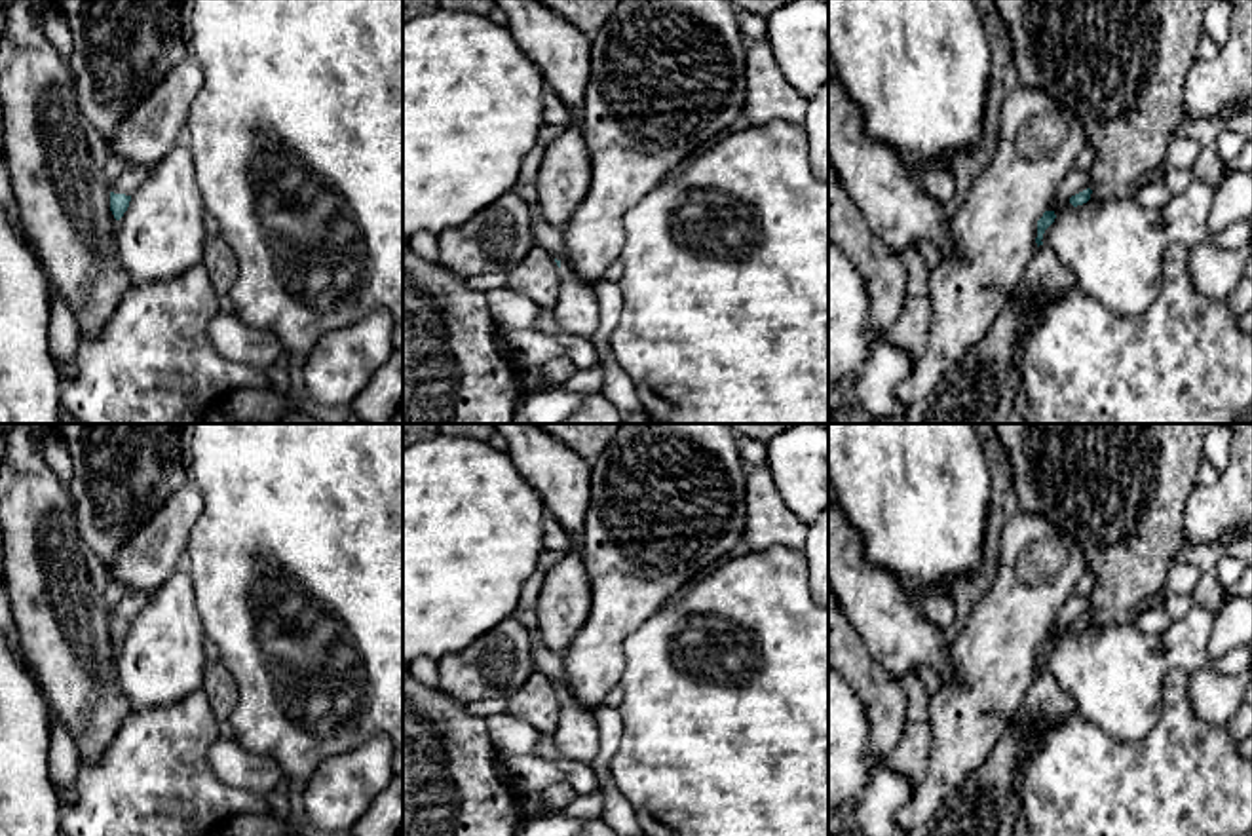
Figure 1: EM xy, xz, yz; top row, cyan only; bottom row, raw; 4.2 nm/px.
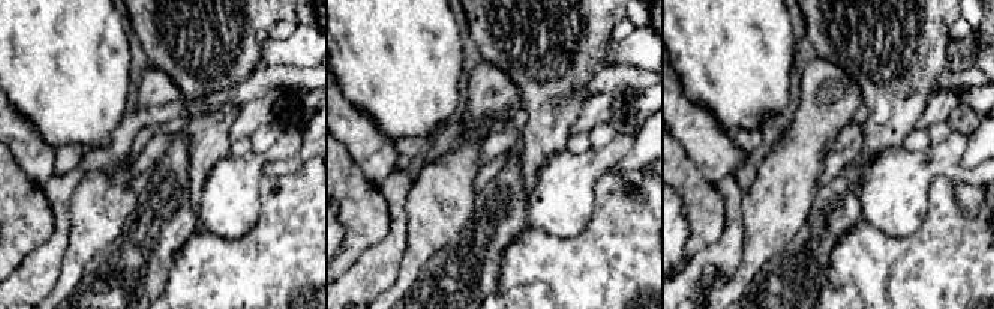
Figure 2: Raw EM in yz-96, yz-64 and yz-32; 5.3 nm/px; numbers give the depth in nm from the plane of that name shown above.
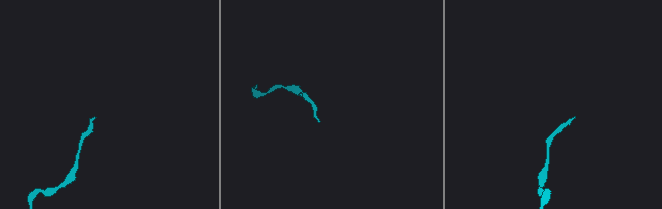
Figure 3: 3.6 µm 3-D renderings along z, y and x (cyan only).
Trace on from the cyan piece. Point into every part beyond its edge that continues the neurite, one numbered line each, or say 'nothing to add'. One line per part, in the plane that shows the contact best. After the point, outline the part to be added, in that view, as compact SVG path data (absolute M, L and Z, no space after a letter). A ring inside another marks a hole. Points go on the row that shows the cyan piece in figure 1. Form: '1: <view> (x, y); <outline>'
nothing to add

